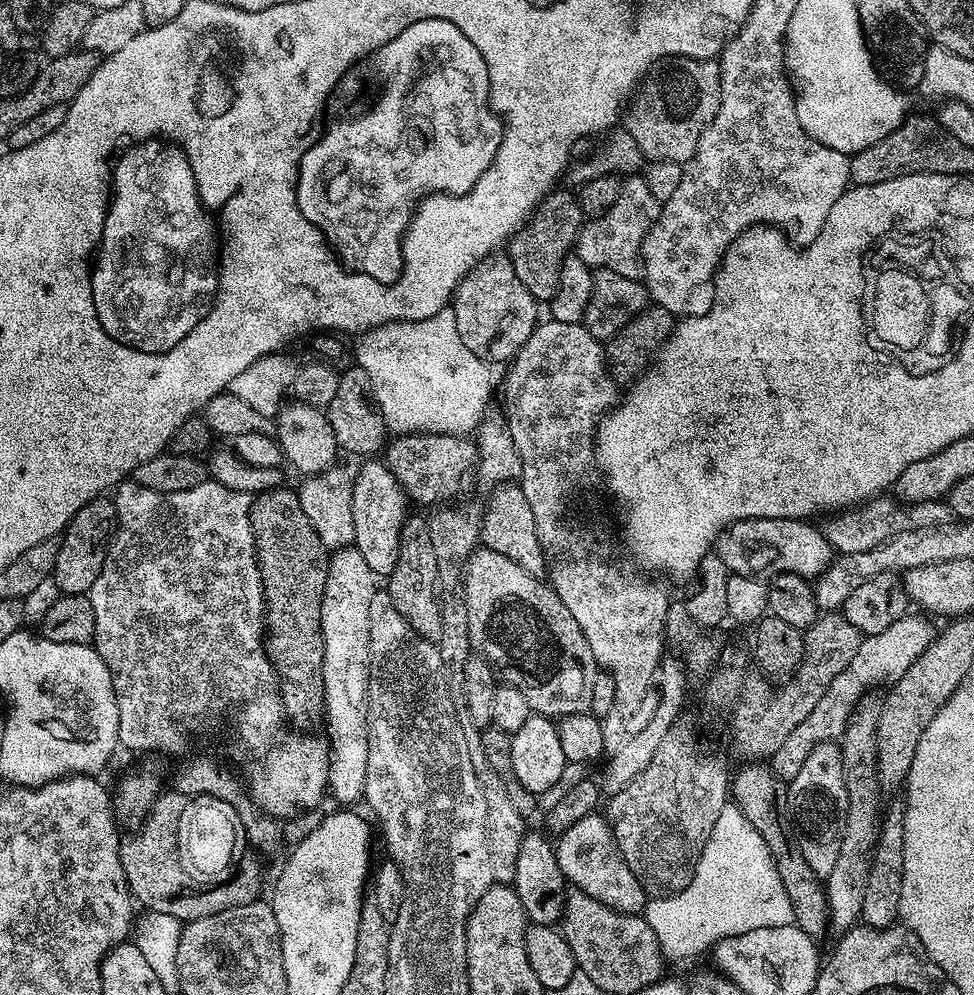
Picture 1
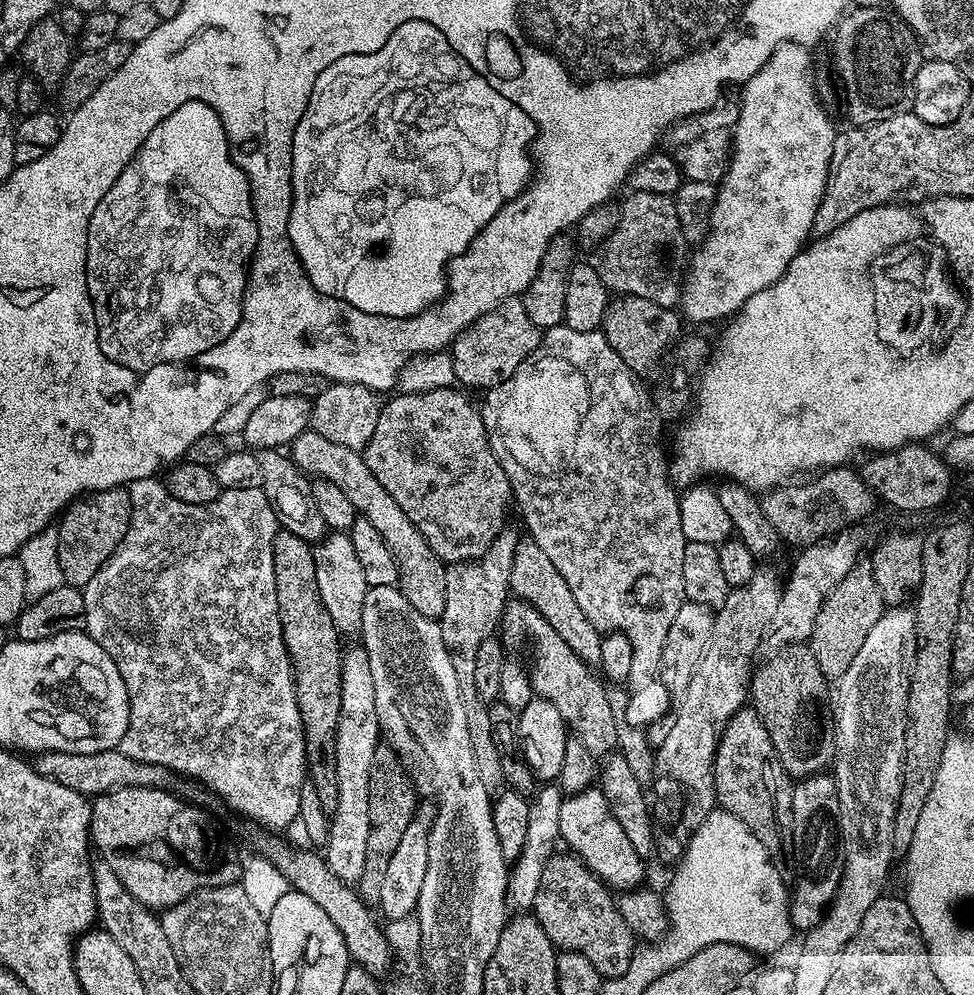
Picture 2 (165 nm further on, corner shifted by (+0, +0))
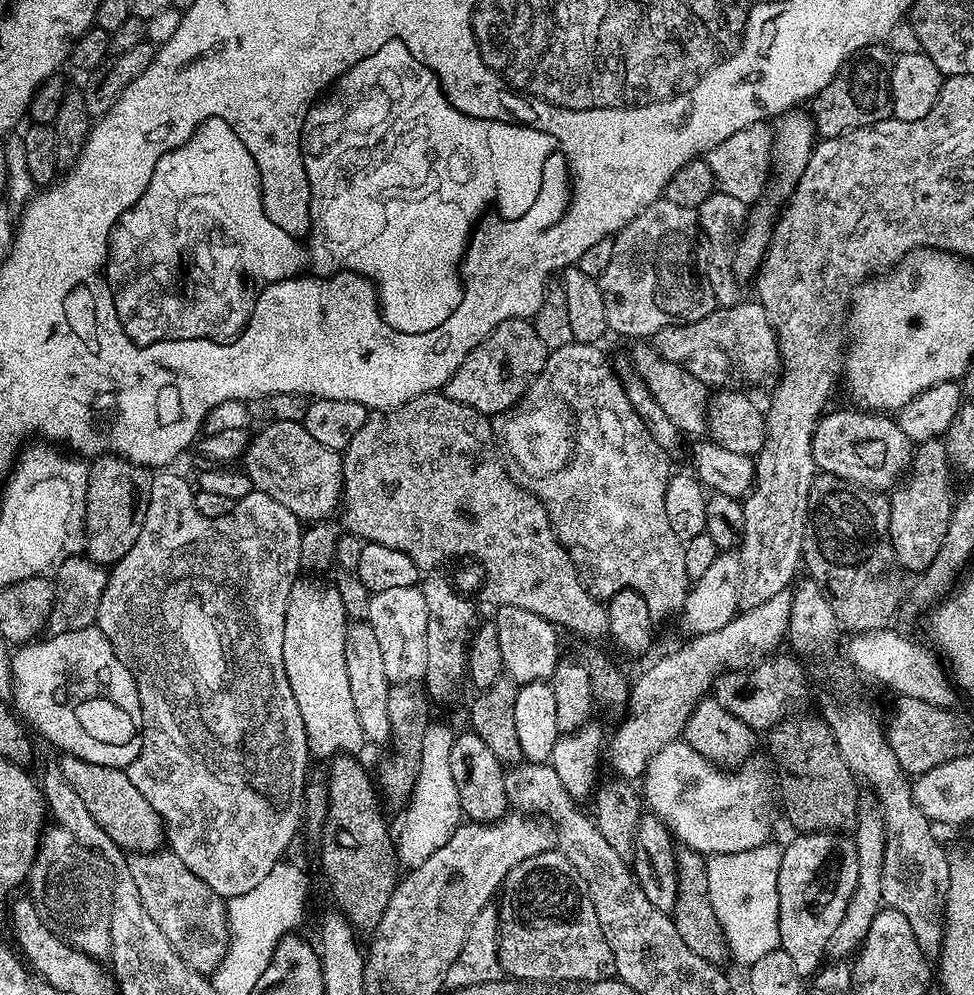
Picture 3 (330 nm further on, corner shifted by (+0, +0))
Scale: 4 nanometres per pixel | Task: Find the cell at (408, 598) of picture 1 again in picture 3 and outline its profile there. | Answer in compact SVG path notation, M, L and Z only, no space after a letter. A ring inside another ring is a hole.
M274 422L263 425L259 431L249 439L242 457L242 470L250 478L253 489L274 498L274 502L282 502L302 522L327 521L331 517L328 515L342 504L341 453L322 446L322 442L314 442L303 423Z

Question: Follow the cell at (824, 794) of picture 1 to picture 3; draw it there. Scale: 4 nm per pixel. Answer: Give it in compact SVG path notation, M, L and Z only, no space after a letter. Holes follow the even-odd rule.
M806 832L793 837L782 851L782 866L778 866L779 947L790 954L802 978L811 978L825 963L830 934L838 930L854 886L858 886L856 846L838 832Z

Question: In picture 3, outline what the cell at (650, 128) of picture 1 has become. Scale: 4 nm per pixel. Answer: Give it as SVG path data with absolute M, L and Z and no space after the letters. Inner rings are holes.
M759 120L718 142L706 154L710 170L719 191L738 198L738 202L755 205L768 188L768 176L774 172L774 128L771 123Z

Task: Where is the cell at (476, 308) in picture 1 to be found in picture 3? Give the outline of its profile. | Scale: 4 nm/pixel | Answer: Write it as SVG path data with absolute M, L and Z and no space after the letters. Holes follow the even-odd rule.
M531 319L507 320L499 324L481 344L474 346L470 354L466 354L462 366L454 370L442 391L454 402L462 402L483 416L495 418L516 406L548 361L549 351L542 338L538 338L538 330L534 330Z

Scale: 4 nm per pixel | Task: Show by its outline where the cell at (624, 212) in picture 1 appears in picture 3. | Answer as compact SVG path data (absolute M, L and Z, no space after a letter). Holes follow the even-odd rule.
M666 199L654 201L650 206L646 206L646 210L642 210L635 216L626 227L616 233L614 237L614 255L610 257L610 262L606 266L606 270L598 279L600 281L600 289L602 290L602 303L606 306L606 322L609 329L620 336L640 336L636 338L652 338L656 332L662 330L666 326L674 326L675 324L692 323L695 320L702 319L714 311L718 305L716 303L716 295L712 289L711 282L708 281L708 273L705 265L700 265L700 244L702 248L702 233L700 231L700 217L697 209L687 208L686 206L677 206L675 202Z

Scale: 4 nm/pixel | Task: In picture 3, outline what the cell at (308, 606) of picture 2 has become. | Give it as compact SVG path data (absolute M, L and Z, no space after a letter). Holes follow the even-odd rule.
M337 754L331 757L326 775L328 786L328 816L324 819L324 826L320 836L320 864L332 883L332 892L336 895L335 907L352 925L357 933L371 934L375 931L394 894L398 881L398 863L396 845L393 833L388 833L388 824L380 813L381 799L378 797L373 779L368 778L368 772L356 761L352 754Z

